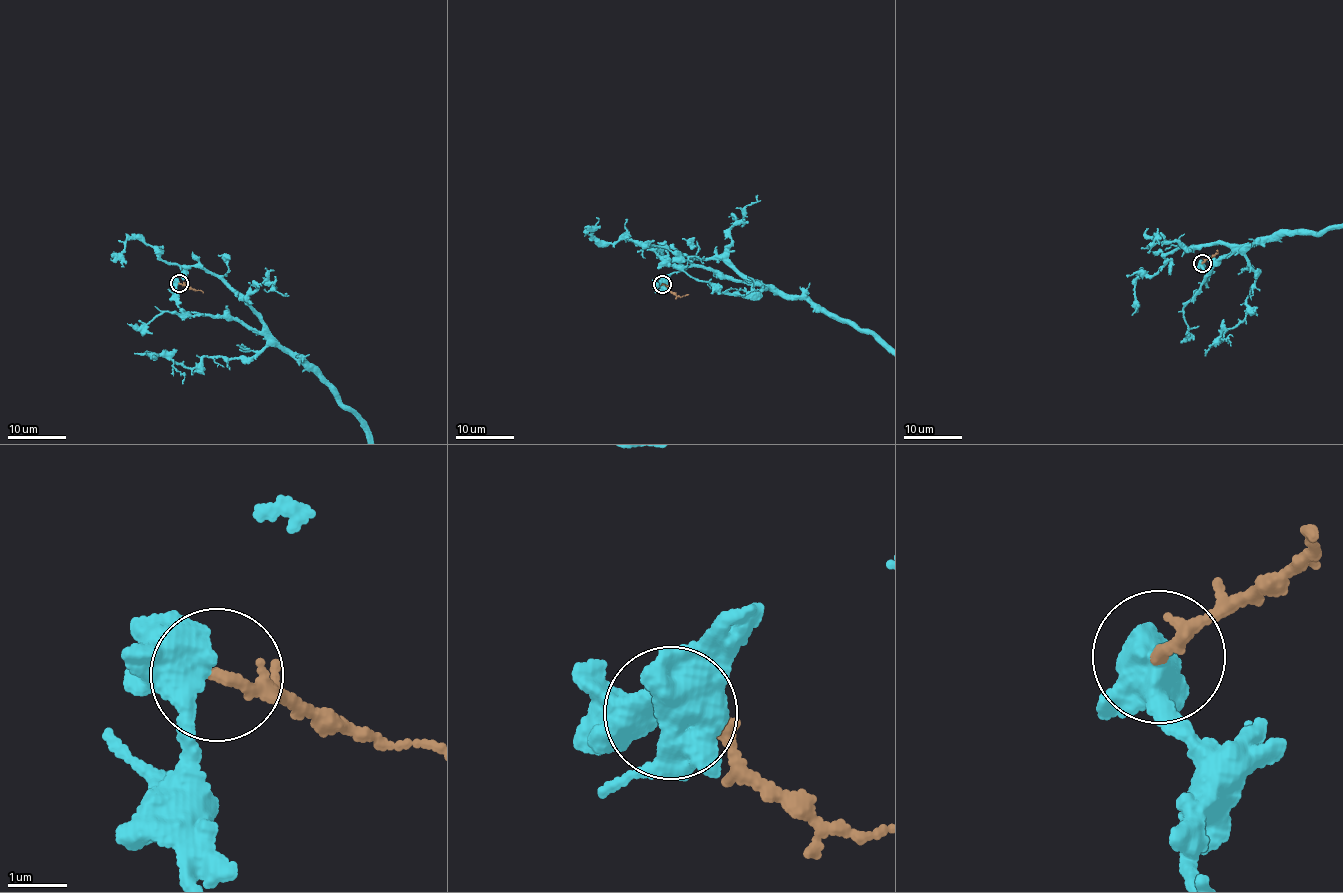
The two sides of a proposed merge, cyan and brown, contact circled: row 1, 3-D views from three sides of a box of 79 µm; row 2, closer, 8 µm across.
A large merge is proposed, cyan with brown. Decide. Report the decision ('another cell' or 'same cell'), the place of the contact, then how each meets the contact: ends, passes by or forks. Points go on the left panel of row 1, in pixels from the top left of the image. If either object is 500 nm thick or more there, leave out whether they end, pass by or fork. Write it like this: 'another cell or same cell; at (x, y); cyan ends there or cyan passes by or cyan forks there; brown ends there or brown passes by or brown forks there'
another cell; at (179, 283); cyan forks there; brown ends there

